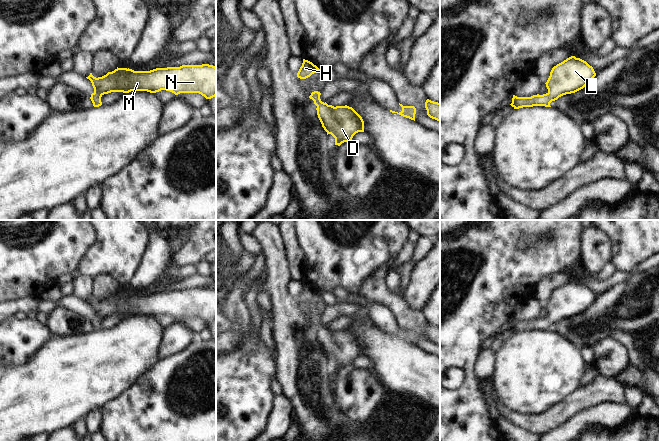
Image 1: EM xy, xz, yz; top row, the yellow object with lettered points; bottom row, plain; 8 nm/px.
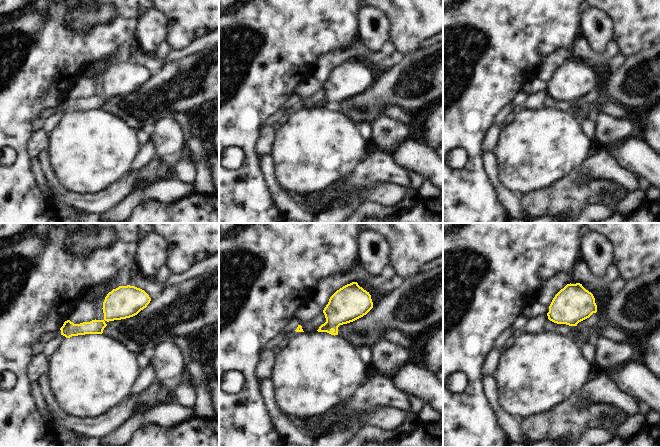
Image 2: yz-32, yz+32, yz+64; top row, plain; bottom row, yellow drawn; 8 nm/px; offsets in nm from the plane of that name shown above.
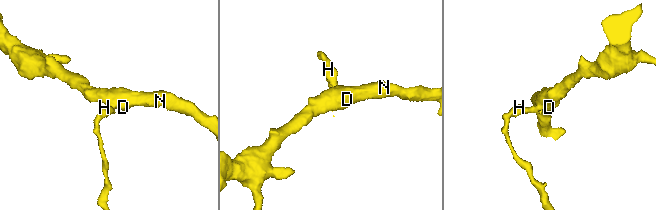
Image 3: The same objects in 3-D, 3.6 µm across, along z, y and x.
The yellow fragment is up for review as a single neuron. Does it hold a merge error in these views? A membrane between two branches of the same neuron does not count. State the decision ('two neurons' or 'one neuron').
one neuron

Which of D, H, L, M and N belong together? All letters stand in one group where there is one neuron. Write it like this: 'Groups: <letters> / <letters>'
Groups: D H L M N

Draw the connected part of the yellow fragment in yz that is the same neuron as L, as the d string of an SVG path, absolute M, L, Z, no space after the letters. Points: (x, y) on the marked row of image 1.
M571 56L552 68L550 76L545 83L548 89L546 94L537 94L531 97L513 95L510 105L514 109L533 106L551 107L550 103L552 101L563 95L583 89L595 76L596 73L593 67L586 61Z

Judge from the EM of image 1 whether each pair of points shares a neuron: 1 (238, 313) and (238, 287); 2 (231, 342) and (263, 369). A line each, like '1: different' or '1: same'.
1: same
2: different

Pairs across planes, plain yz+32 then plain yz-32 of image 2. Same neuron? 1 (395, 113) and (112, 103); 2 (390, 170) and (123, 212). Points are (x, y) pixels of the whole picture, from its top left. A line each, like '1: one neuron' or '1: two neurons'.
1: two neurons
2: two neurons

